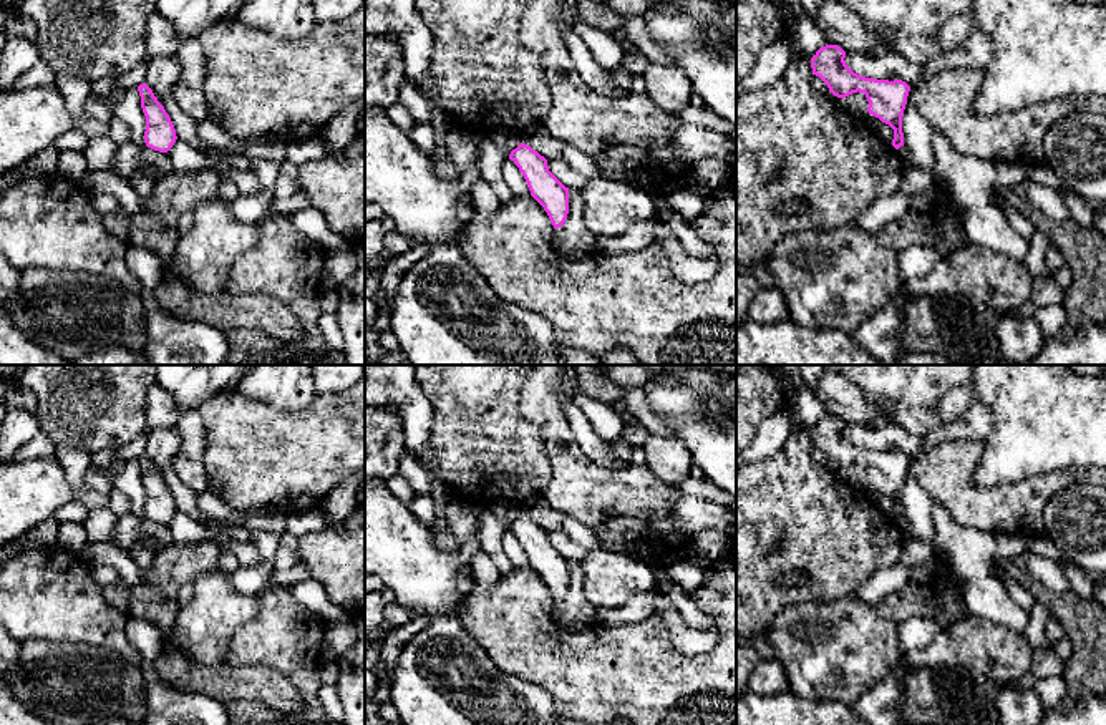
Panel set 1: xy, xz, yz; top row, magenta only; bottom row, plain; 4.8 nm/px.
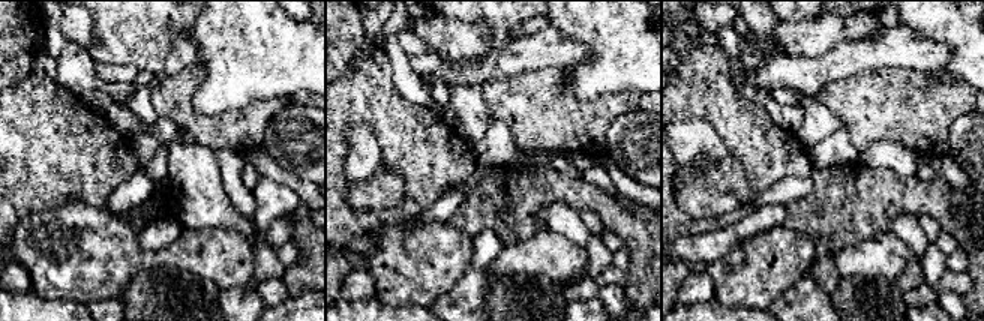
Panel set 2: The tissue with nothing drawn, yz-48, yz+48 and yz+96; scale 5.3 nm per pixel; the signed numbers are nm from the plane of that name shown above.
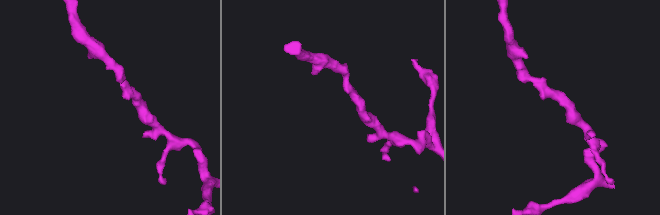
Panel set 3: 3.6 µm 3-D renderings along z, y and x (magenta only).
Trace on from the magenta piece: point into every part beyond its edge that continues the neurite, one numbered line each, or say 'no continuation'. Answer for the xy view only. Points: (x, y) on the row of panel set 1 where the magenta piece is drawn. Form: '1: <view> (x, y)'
no continuation

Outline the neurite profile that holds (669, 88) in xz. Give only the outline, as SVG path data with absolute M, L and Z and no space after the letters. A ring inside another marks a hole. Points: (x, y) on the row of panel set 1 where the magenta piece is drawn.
M648 65L643 76L645 96L665 113L678 114L690 105L691 81L677 65Z

